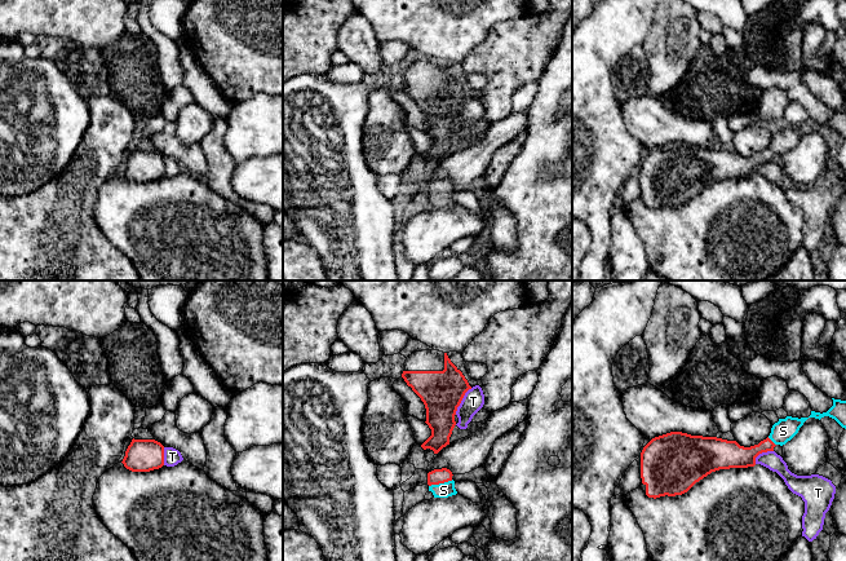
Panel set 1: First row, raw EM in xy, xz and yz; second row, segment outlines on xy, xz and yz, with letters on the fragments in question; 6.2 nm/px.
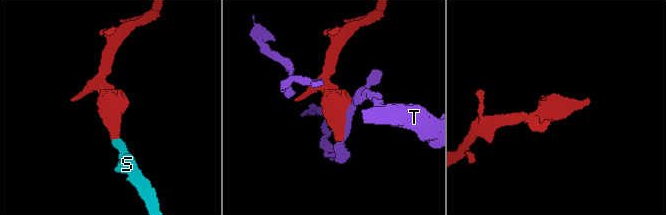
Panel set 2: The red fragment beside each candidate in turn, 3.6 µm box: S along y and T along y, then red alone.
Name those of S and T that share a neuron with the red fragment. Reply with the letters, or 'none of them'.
S

